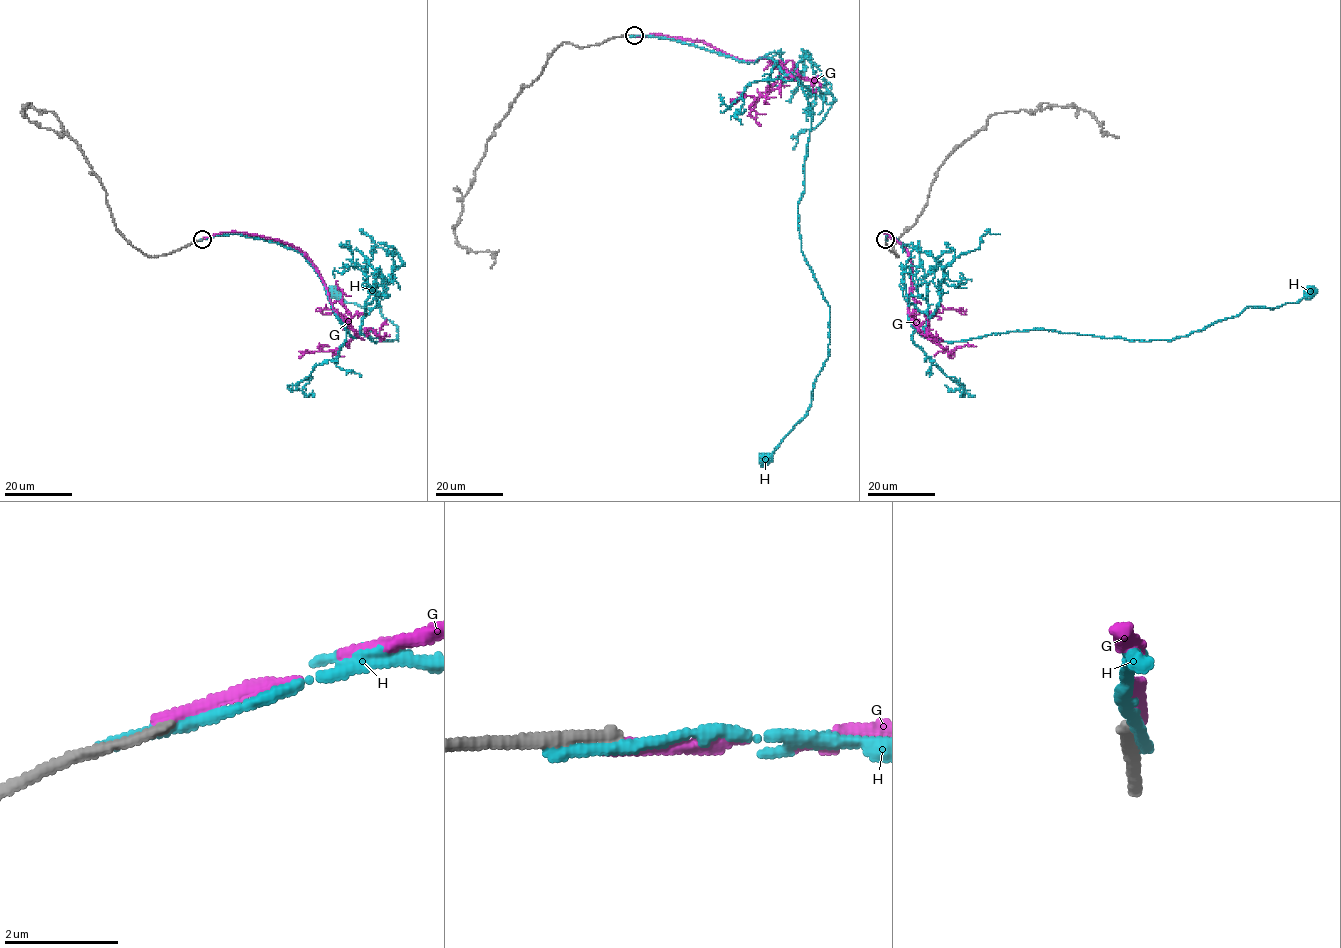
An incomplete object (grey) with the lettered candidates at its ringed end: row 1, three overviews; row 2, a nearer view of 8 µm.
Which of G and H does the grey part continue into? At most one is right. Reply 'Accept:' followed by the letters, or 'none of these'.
Accept: none of these

